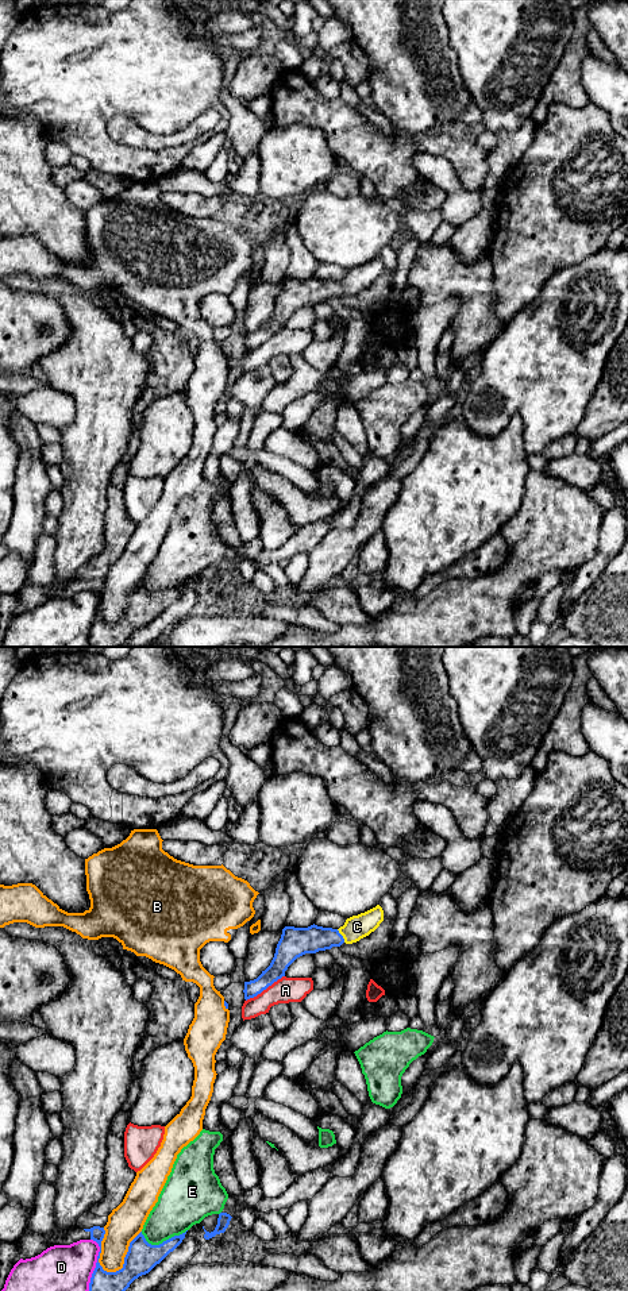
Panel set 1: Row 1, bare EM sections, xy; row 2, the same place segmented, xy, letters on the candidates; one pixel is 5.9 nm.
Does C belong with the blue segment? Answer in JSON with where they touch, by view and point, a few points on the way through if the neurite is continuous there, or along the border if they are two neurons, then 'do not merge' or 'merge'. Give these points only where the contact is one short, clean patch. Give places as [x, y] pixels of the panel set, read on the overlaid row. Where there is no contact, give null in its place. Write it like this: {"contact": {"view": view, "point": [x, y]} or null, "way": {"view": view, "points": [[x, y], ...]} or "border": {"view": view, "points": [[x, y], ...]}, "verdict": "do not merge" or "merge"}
{"contact": {"view": "xy", "point": [342, 936]}, "way": {"view": "xy", "points": [[300, 940], [342, 936], [357, 927]]}, "verdict": "merge"}

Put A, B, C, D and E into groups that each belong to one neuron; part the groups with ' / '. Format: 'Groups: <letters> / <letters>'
Groups: A / B / C / D / E

